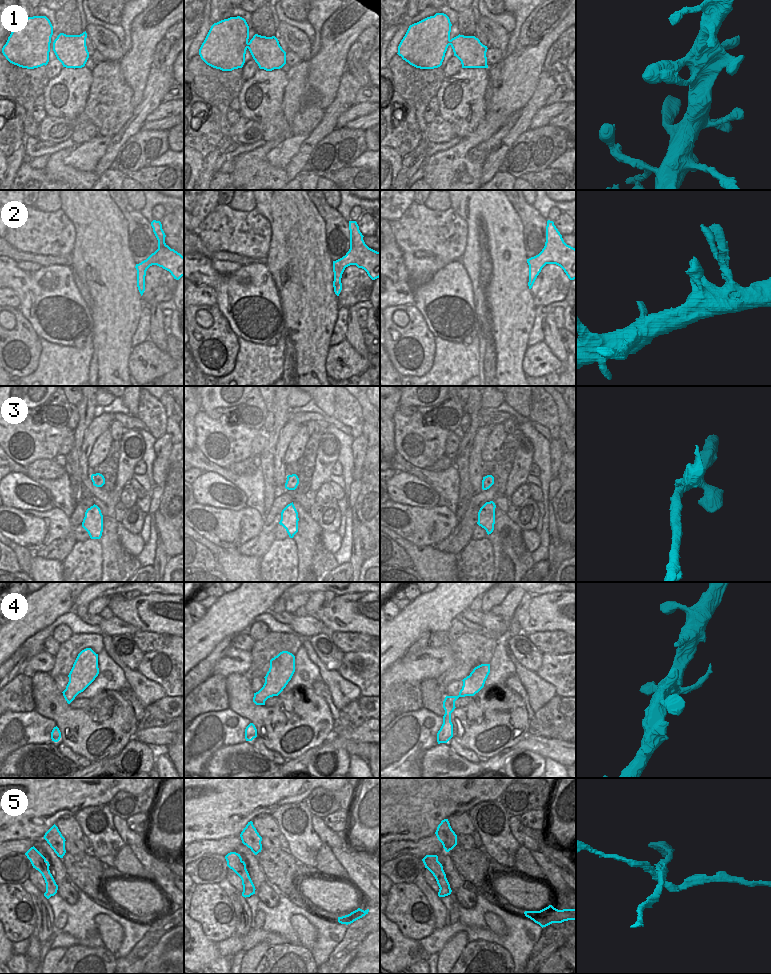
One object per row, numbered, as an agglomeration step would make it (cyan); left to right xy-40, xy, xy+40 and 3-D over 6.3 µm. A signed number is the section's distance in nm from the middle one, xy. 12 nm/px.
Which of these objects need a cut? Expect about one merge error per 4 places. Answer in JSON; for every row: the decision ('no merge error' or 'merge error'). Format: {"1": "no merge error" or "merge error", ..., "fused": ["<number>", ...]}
{"1": "no merge error", "2": "no merge error", "3": "no merge error", "4": "no merge error", "5": "merge error", "fused": ["5"]}

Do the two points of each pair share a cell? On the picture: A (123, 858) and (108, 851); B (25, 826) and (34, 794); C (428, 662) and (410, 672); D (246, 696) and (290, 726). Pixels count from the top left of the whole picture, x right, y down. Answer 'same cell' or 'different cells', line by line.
A: different cells
B: same cell
C: same cell
D: same cell

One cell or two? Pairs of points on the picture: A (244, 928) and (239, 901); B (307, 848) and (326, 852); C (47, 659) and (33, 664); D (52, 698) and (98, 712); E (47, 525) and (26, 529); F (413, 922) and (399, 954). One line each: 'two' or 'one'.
A: one
B: two
C: one
D: one
E: one
F: two

